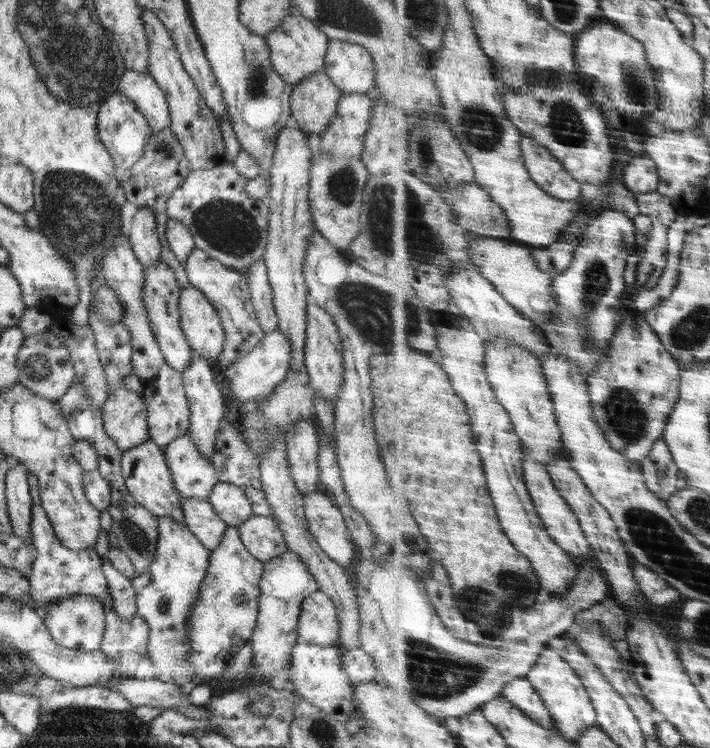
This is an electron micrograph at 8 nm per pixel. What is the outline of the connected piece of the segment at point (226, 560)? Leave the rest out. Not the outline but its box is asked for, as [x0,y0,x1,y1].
[187,527,263,682]

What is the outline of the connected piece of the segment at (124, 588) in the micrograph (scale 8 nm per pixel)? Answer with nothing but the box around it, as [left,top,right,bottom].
[101,556,137,620]

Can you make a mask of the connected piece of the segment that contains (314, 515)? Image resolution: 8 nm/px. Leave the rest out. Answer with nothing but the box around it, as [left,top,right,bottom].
[303,491,354,572]

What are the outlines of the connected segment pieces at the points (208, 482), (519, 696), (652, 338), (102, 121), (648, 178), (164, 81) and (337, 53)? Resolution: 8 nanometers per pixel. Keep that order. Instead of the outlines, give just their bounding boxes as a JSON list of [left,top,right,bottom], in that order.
[[164,433,219,499],[500,677,559,732],[588,306,683,461],[97,92,153,171],[625,155,660,195],[141,8,226,170],[323,39,374,94]]

